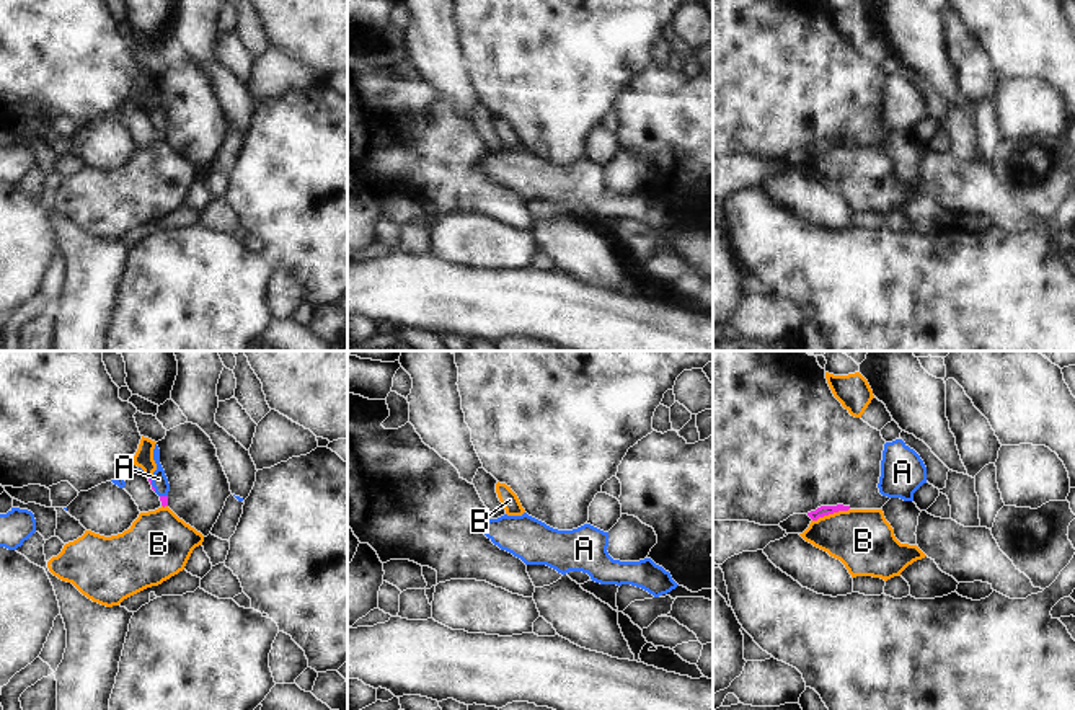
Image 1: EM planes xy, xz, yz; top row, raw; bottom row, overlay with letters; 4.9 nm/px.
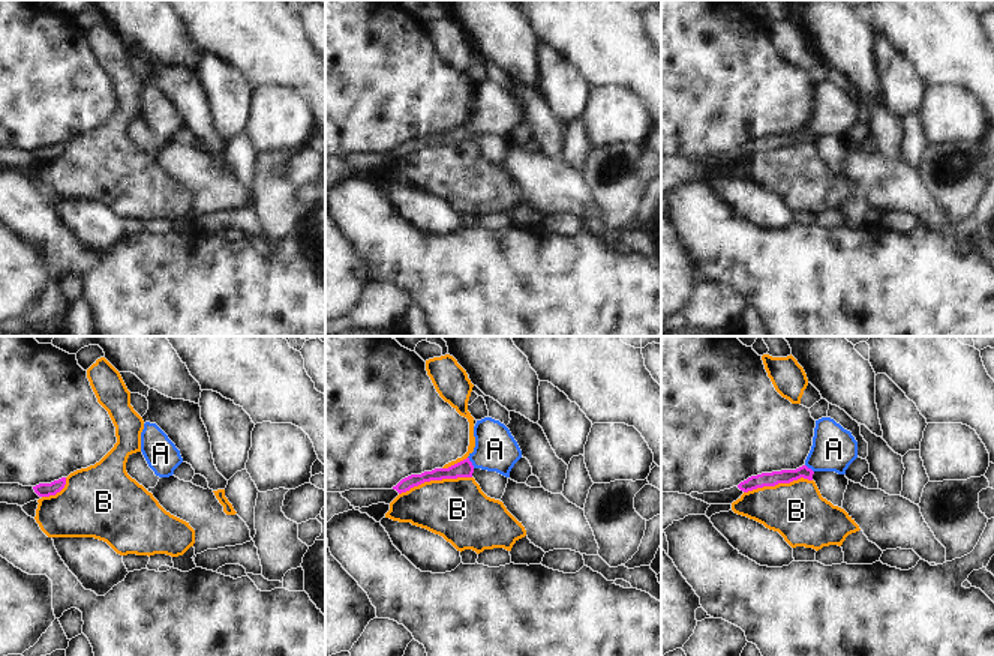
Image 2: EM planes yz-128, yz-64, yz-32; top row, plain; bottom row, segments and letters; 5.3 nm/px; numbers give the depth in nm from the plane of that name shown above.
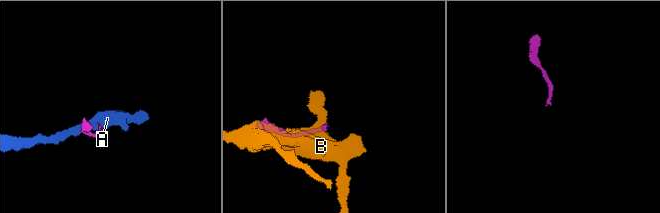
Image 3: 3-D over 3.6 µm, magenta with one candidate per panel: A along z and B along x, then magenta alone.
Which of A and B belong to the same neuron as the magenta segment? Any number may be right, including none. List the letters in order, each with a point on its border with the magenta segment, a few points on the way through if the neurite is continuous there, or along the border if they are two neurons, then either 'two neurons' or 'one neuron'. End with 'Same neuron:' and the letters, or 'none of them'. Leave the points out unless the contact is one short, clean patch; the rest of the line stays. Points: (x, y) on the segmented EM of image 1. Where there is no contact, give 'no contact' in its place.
A: meets magenta in xy at (152, 487); runs through xy (149, 479), (152, 487), (159, 479); one neuron
B: meets magenta in yz at (831, 513); two neurons
Same neuron: A

